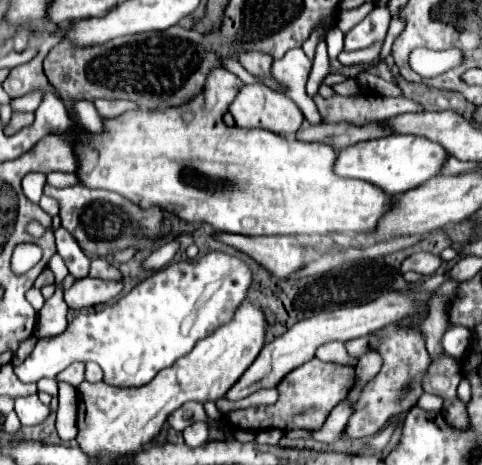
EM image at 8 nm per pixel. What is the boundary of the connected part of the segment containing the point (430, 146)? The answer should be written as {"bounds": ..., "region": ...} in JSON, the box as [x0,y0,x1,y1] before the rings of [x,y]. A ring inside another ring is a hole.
{"bounds":[336,134,448,194],"region":[[[394,134],[378,140],[368,140],[368,142],[358,142],[354,146],[344,148],[338,154],[336,160],[336,174],[344,178],[356,178],[356,180],[366,180],[378,188],[382,188],[388,194],[404,194],[412,188],[418,188],[430,176],[438,176],[446,164],[448,152],[440,144],[412,136],[412,134]]]}

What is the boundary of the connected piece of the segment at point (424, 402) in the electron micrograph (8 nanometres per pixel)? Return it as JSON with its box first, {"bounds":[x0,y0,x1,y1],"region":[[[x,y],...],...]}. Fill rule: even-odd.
{"bounds":[417,392,443,411],"region":[[[424,392],[418,400],[417,405],[420,406],[423,410],[426,411],[441,411],[443,407],[443,398],[435,395]]]}

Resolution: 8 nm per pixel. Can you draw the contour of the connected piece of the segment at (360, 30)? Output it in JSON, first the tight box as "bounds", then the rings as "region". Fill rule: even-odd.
{"bounds":[344,6,390,50],"region":[[[376,6],[360,24],[356,24],[344,38],[344,50],[362,50],[376,42],[384,42],[388,32],[390,12],[386,6]]]}

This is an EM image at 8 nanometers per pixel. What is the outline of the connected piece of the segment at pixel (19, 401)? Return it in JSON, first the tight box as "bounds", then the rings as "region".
{"bounds":[14,394,50,426],"region":[[[38,394],[20,396],[14,402],[16,402],[14,410],[16,410],[16,414],[18,414],[18,418],[20,418],[20,422],[24,426],[36,426],[36,424],[40,424],[48,416],[48,412],[50,412],[50,408],[44,406],[38,400]]]}

